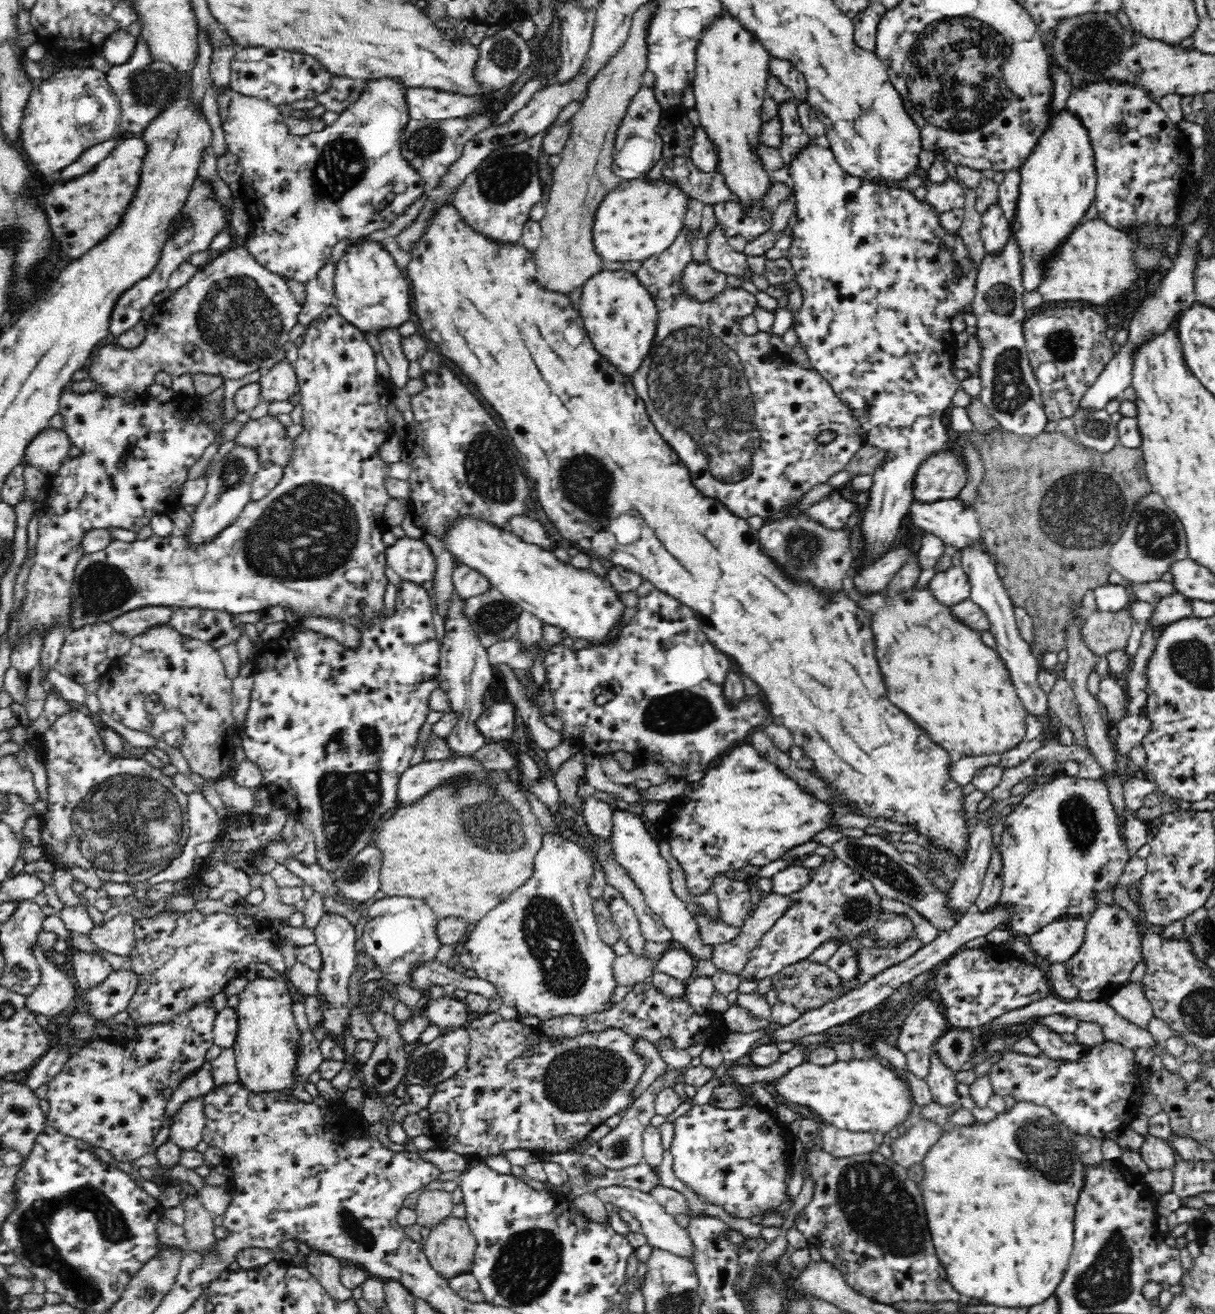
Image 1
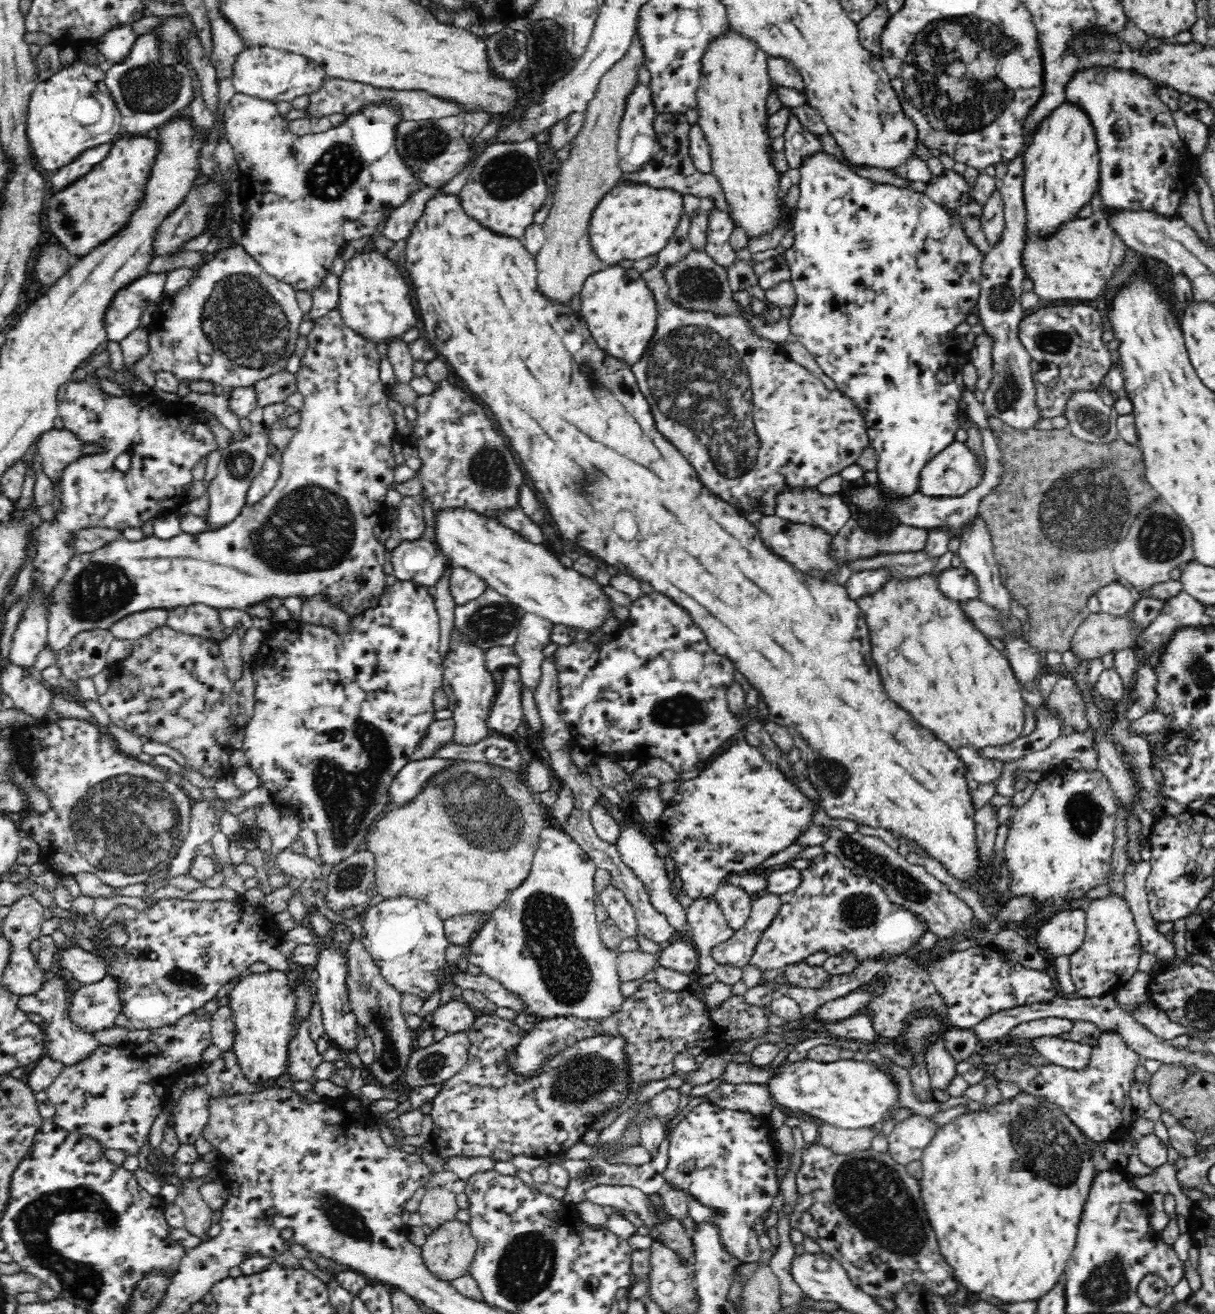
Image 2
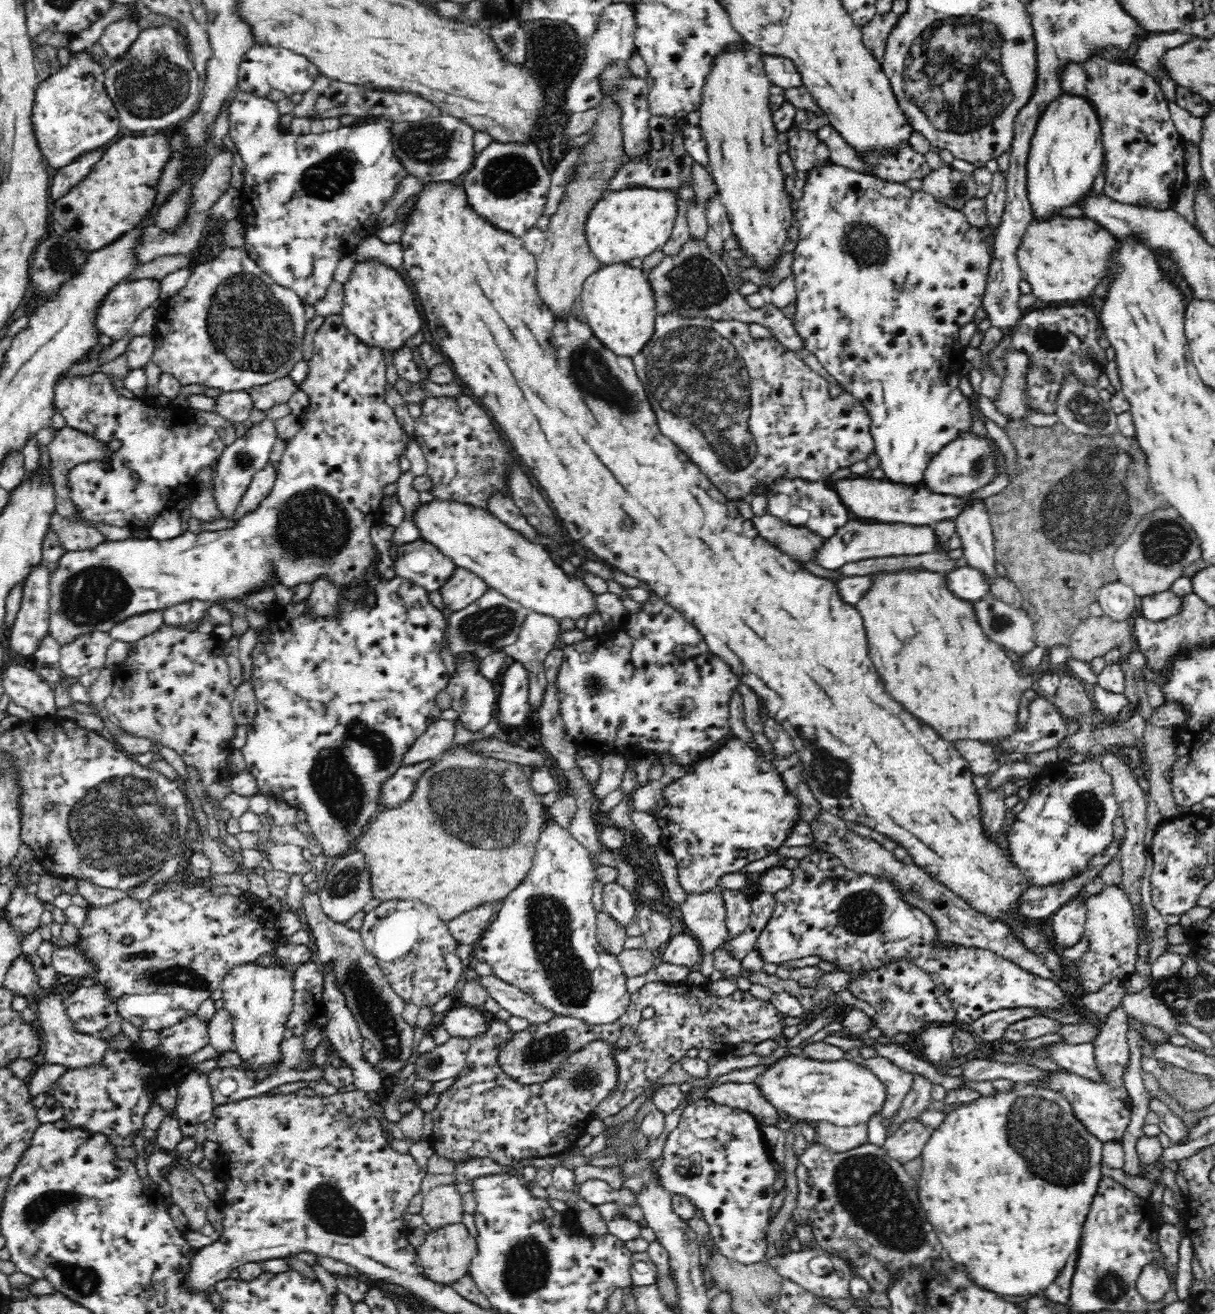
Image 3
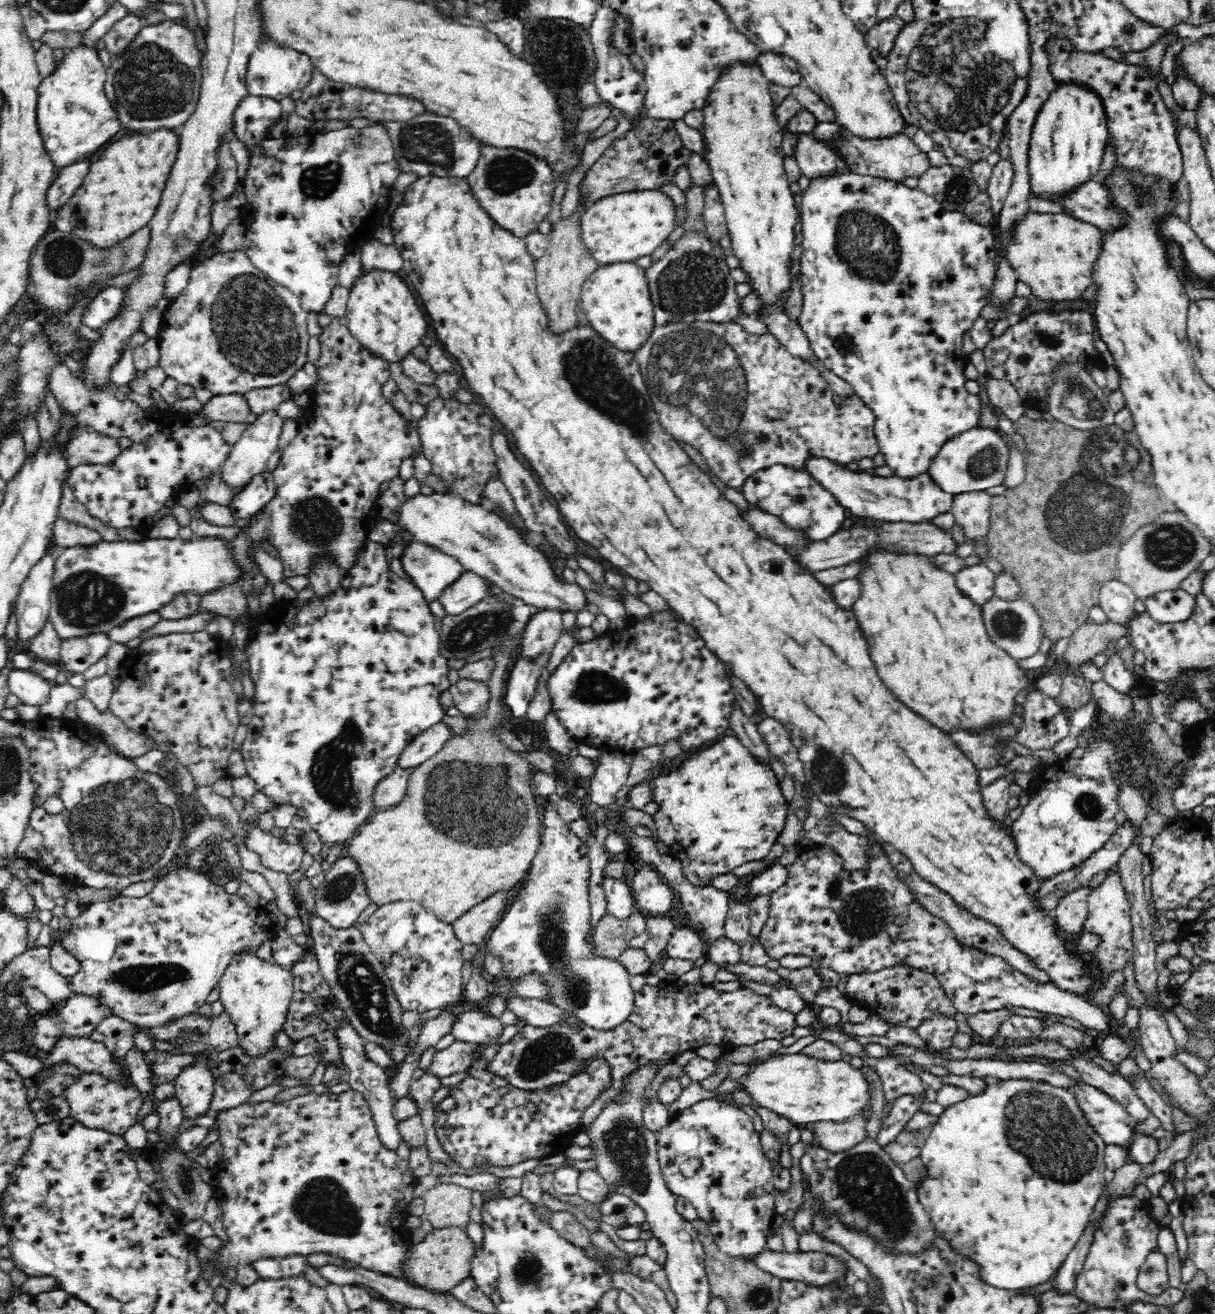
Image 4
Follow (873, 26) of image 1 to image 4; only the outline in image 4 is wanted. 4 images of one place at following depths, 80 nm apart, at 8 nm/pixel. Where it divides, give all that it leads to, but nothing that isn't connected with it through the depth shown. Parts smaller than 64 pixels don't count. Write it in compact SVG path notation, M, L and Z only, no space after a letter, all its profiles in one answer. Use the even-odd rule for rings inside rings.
M896 15L879 20L878 24L864 35L867 46L873 52L880 52L884 56L890 54L905 26L906 24Z

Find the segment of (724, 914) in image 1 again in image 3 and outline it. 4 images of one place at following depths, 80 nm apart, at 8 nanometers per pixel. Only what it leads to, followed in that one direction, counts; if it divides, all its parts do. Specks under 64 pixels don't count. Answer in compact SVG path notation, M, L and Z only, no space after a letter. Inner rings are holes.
M722 889L722 897L724 897L724 905L726 905L725 925L729 938L736 938L748 926L751 916L750 900L740 890L734 889Z

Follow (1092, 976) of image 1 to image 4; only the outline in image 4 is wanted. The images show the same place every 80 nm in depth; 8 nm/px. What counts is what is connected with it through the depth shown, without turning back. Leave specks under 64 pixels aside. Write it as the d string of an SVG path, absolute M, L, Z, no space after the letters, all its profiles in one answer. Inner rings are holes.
M1118 871L1110 874L1102 884L1092 890L1088 896L1088 908L1082 931L1100 937L1100 943L1092 953L1096 953L1094 961L1104 970L1106 979L1112 972L1123 972L1126 964L1132 962L1133 956L1131 908L1122 875Z

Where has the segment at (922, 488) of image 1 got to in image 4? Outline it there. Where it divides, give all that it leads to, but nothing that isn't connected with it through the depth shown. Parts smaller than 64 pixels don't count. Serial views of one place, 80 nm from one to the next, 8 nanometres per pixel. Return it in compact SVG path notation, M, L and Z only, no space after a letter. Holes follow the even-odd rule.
M973 426L947 440L933 458L928 473L950 495L974 491L984 492L994 486L1002 486L1010 460L1010 444L1004 440L998 428Z

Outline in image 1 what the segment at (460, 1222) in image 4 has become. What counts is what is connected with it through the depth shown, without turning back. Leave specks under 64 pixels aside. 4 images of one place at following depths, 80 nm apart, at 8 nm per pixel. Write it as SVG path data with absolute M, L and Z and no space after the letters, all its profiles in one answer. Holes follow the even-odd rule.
M422 1190L415 1208L416 1222L422 1227L434 1228L444 1218L453 1216L454 1206L452 1192L446 1190Z

